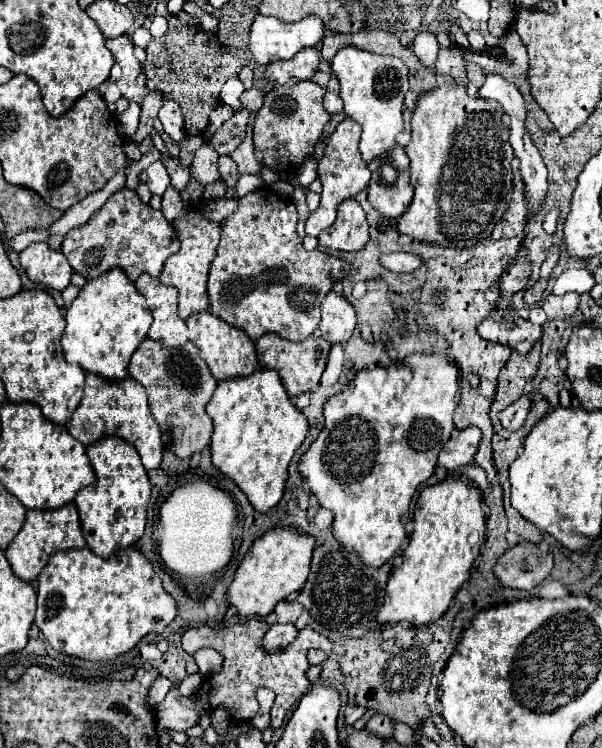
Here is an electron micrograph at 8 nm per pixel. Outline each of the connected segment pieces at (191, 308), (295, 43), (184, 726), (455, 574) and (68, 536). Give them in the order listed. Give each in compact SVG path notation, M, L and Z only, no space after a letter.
M188 210L184 218L178 218L172 222L172 226L178 230L178 240L180 240L180 250L170 256L162 268L160 282L176 286L180 292L178 298L178 316L186 320L188 316L196 312L204 312L210 308L208 294L206 294L206 282L208 282L208 270L212 260L216 258L216 246L220 240L220 224L214 224L204 218L200 210Z
M256 14L252 28L250 28L250 44L248 50L252 52L252 58L258 64L272 64L276 60L290 60L294 58L300 50L316 46L324 36L324 24L318 16L308 16L296 24L288 24L276 18L268 18L262 14Z
M250 618L242 624L224 626L224 628L198 626L198 628L186 630L182 636L182 648L188 654L194 654L202 646L214 648L224 656L224 666L216 676L206 678L202 682L200 690L194 692L192 696L180 696L178 686L172 684L166 698L156 708L156 726L186 732L188 728L196 726L202 716L210 714L218 706L224 706L230 712L230 718L234 722L246 722L258 714L256 690L270 688L276 695L270 712L271 726L272 728L280 728L284 724L290 708L302 698L302 694L310 686L310 680L306 678L306 672L310 668L310 664L306 660L306 652L310 648L318 648L318 650L324 650L330 654L334 648L334 642L328 640L326 636L318 634L314 628L306 626L300 630L296 640L288 648L278 650L278 652L264 652L262 638L266 632L268 632L268 624L262 618Z
M446 478L434 486L426 486L414 508L414 532L410 534L410 544L402 554L402 566L390 574L384 604L378 612L380 624L392 624L408 620L414 626L430 624L438 620L450 606L458 588L470 578L470 568L480 554L480 546L486 538L486 514L482 510L482 492L472 486L470 480Z
M70 502L58 510L28 510L22 530L18 532L18 536L6 550L6 558L8 558L14 574L18 578L30 582L30 580L38 578L38 574L42 572L42 568L46 566L48 558L54 552L70 550L70 548L84 548L84 546L86 546L86 540L82 536L78 510L76 510L76 504Z

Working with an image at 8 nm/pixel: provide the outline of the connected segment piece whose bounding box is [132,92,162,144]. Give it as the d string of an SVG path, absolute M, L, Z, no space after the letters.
M148 92L142 100L142 116L140 116L140 126L138 126L138 134L132 136L132 142L140 144L148 132L154 126L154 120L158 116L158 110L162 106L162 94L160 92Z

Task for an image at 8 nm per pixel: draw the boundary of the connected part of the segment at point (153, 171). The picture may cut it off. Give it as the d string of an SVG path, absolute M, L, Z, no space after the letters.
M160 162L160 166L158 164L152 164L150 168L148 168L148 188L150 188L150 192L152 194L164 194L166 192L166 188L170 186L170 176L168 176L168 170L166 170L166 166Z

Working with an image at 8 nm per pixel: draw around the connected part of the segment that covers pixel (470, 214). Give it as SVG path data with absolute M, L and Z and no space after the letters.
M444 84L438 86L438 90L422 94L412 116L412 140L404 148L406 156L410 158L414 200L406 214L396 218L398 232L444 248L470 248L486 240L506 212L508 196L512 196L510 162L514 152L508 144L508 136L510 130L502 126L500 106L492 100L468 96L466 86L462 84Z

